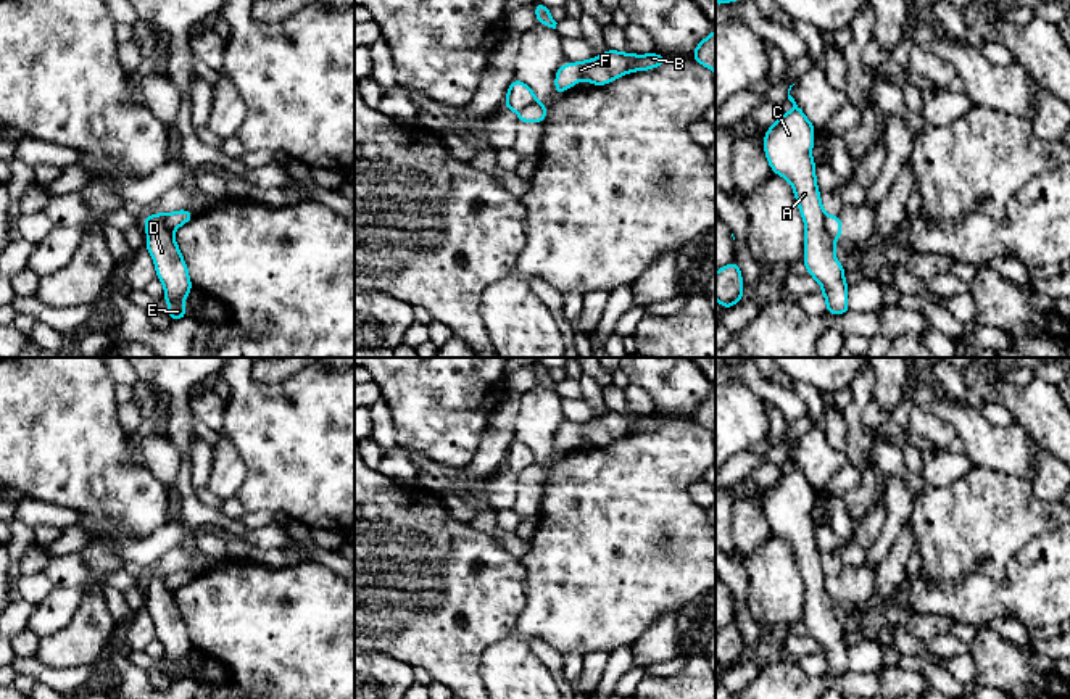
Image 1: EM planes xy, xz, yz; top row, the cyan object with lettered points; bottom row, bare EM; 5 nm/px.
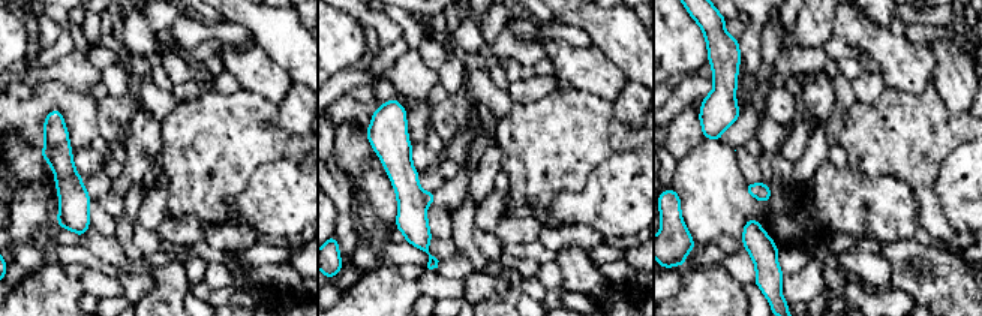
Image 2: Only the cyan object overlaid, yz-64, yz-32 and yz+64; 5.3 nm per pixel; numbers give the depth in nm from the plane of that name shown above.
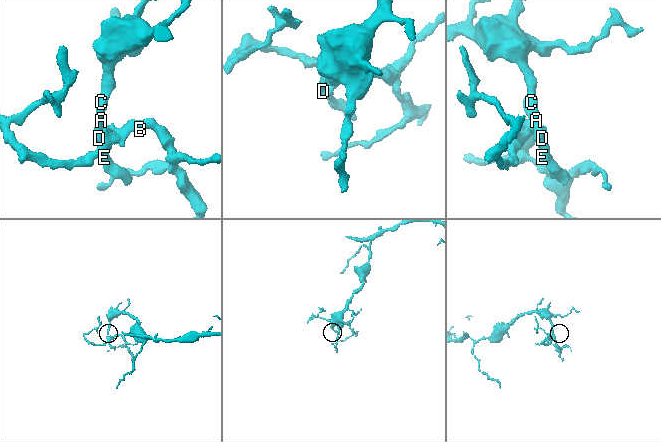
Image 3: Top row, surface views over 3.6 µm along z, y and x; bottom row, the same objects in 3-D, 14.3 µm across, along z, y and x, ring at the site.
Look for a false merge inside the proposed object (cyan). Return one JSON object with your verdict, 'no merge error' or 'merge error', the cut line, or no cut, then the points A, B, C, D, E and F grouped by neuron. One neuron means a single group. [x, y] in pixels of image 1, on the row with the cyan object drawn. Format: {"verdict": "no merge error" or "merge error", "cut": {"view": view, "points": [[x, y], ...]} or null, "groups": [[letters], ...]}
{"verdict": "merge error", "cut": {"view": "yz", "points": [[825, 215], [825, 229], [835, 240]]}, "groups": [["A", "C", "D", "E"], ["B", "F"]]}

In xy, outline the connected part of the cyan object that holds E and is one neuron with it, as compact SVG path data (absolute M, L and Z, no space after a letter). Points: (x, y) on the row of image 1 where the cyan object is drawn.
M158 213L143 217L147 229L147 251L151 254L156 279L164 285L164 300L168 301L168 316L171 322L187 317L190 312L182 309L189 292L193 288L182 253L166 227L168 214Z

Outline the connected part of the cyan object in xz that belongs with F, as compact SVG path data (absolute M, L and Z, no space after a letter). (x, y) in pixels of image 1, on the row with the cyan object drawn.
M606 50L596 58L561 66L554 76L554 95L561 95L566 89L577 85L582 79L587 79L591 85L606 85L627 72L648 71L666 61L666 55L633 55Z

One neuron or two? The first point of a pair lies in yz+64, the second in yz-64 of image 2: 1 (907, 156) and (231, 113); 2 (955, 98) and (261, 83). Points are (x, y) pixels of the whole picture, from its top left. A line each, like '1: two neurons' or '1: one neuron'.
1: one neuron
2: two neurons

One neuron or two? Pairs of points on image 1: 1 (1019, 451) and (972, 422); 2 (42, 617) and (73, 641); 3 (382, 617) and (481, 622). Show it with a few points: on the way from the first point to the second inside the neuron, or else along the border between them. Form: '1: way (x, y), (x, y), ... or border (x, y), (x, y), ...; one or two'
1: way (1007, 450), (998, 448), (983, 434); one
2: border (81, 598), (74, 616), (62, 628), (41, 640); two
3: way (406, 614), (434, 614), (439, 609), (456, 609); one

